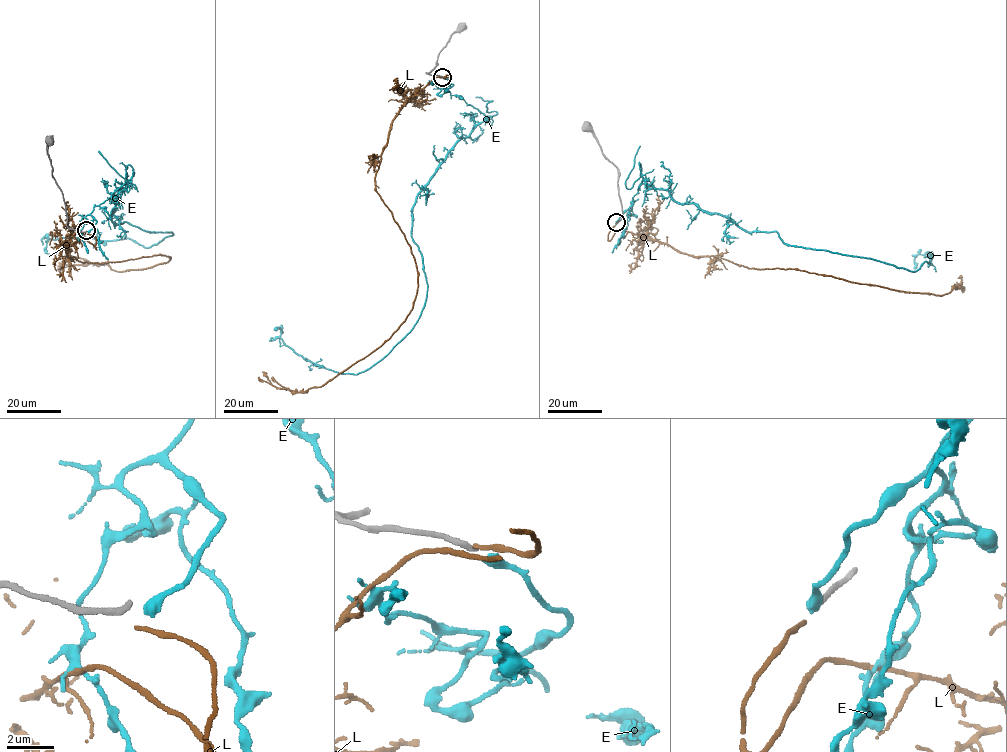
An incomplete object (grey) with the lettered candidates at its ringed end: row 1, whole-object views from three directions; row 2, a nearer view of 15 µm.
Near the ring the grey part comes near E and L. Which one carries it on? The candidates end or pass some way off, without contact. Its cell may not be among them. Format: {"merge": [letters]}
{"merge": []}

